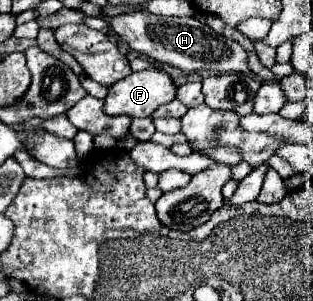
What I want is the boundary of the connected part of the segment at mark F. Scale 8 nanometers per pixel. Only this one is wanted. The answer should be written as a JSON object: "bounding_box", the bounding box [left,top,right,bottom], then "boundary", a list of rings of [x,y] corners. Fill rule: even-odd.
{"bounding_box":[104,69,176,117],"boundary":[[[146,69],[142,73],[130,73],[122,81],[108,87],[104,99],[106,115],[150,117],[160,105],[176,97],[176,85],[158,69]]]}

